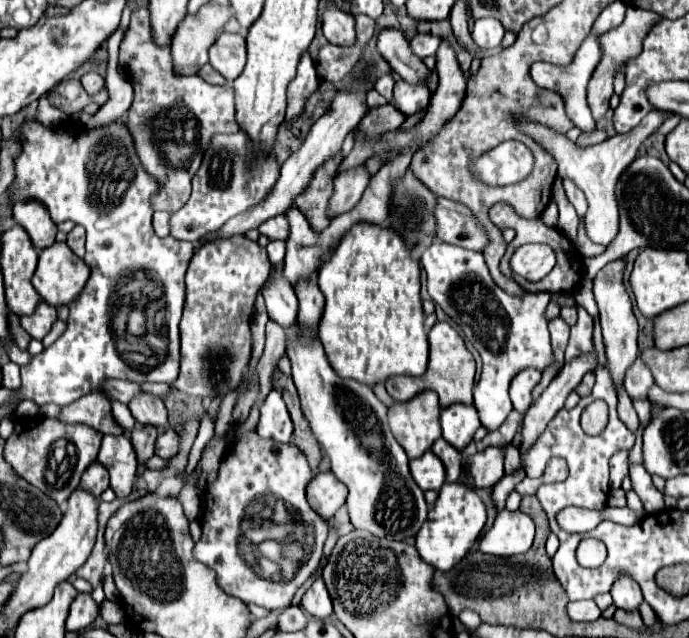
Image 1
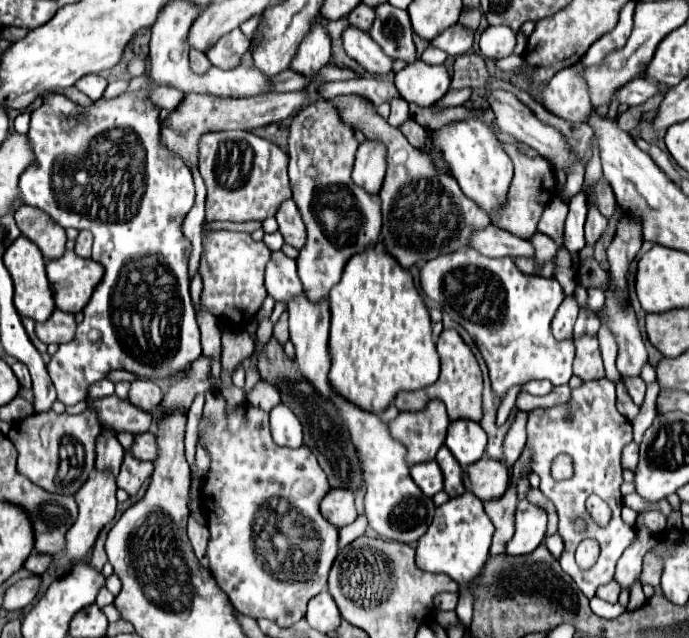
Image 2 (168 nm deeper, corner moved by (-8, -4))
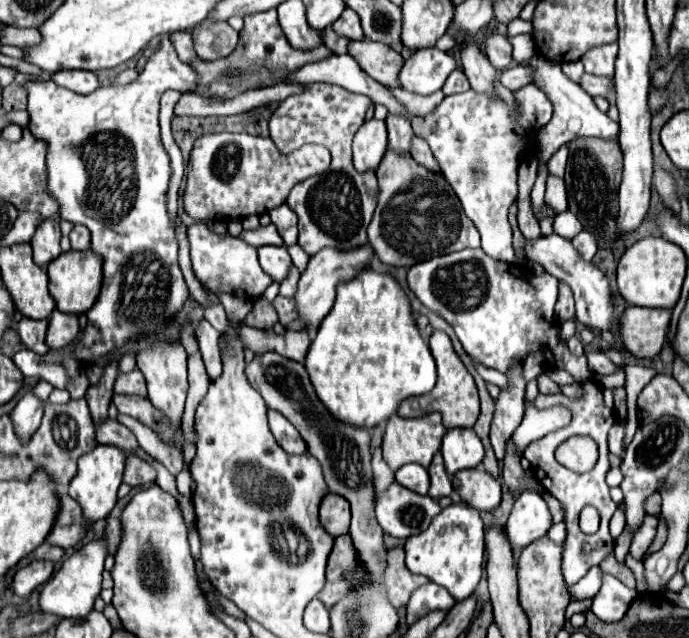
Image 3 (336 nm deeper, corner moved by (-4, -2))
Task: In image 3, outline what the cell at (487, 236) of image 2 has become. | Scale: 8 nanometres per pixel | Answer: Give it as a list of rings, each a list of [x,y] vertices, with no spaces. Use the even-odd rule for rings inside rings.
[[[552,233],[548,237],[536,239],[534,243],[526,241],[526,255],[528,255],[528,259],[538,261],[556,279],[566,281],[572,287],[574,299],[576,299],[576,319],[582,325],[586,325],[594,331],[610,331],[610,325],[612,325],[612,291],[610,291],[608,279],[598,267],[580,259],[578,251],[572,247],[572,243],[568,239]]]

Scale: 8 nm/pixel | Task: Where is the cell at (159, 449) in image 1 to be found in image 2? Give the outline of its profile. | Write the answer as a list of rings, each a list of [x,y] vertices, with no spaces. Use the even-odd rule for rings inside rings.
[[[146,431],[142,435],[136,435],[134,439],[134,445],[130,449],[130,453],[138,459],[144,459],[144,461],[154,461],[158,457],[158,443],[156,443],[156,435]]]

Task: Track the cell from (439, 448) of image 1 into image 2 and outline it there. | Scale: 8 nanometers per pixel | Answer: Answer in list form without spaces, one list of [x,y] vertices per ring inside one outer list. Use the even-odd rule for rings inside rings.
[[[446,445],[440,447],[440,451],[436,455],[436,461],[438,461],[438,465],[444,473],[444,491],[450,497],[462,495],[466,491],[464,481],[462,481],[462,467],[460,467],[460,463],[456,461],[456,457],[450,453],[450,449]]]

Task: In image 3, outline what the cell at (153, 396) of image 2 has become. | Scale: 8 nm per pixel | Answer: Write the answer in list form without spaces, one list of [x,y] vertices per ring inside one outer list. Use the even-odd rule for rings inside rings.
[[[134,369],[132,373],[120,373],[118,379],[116,379],[116,383],[114,383],[114,393],[146,397],[146,381],[144,381],[144,375],[138,369]]]

